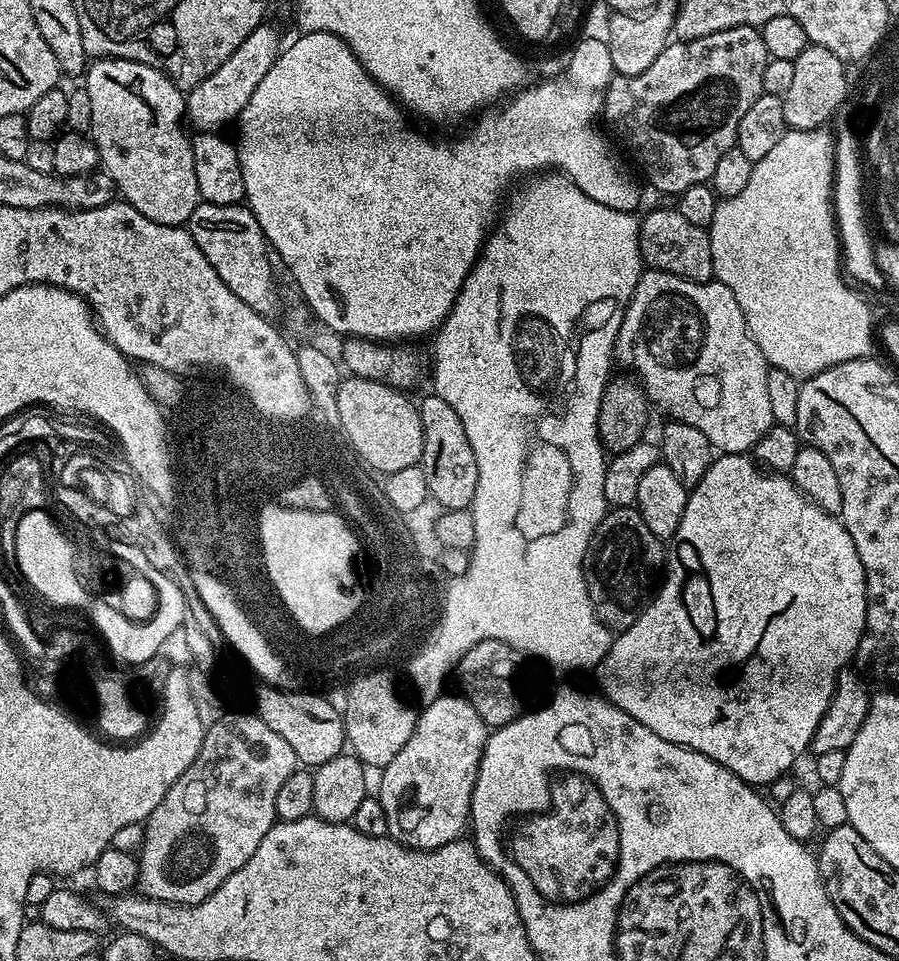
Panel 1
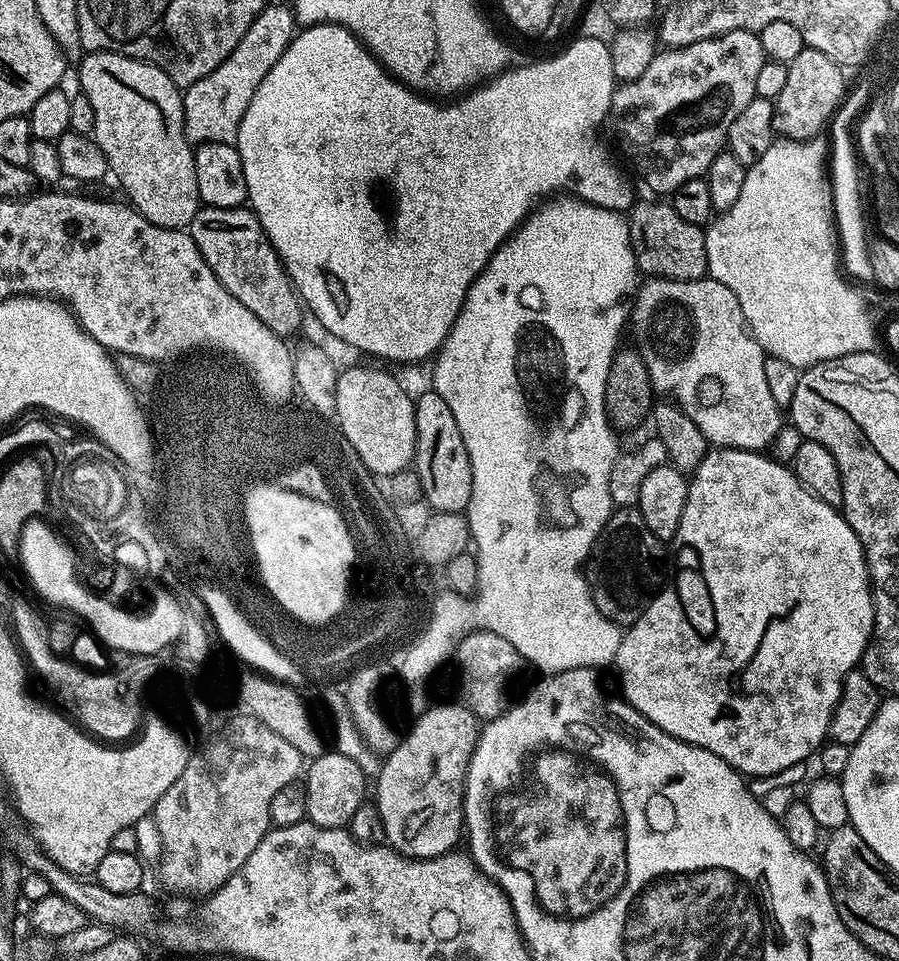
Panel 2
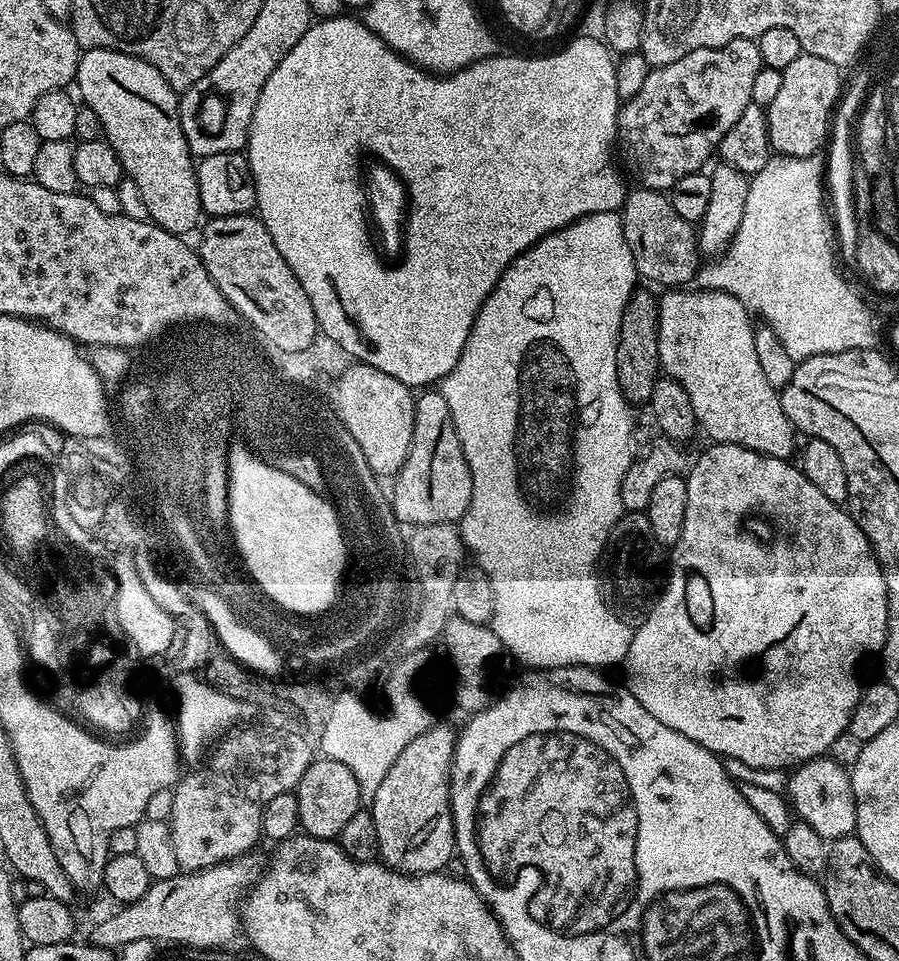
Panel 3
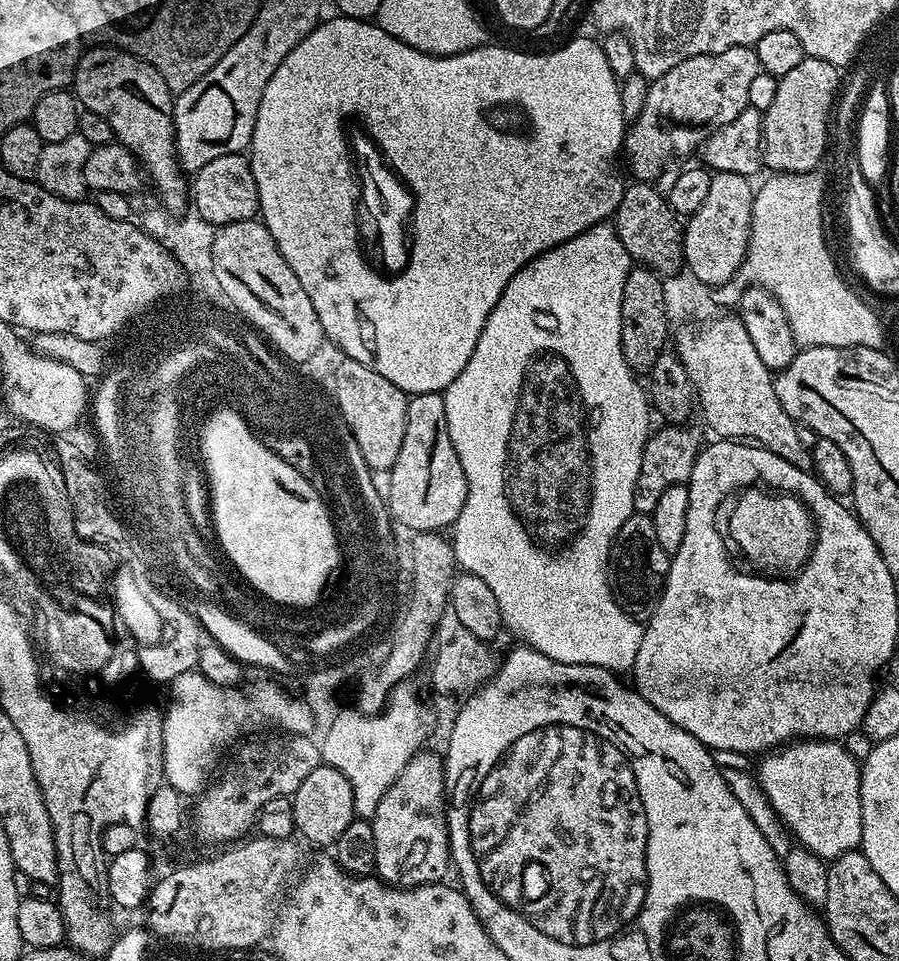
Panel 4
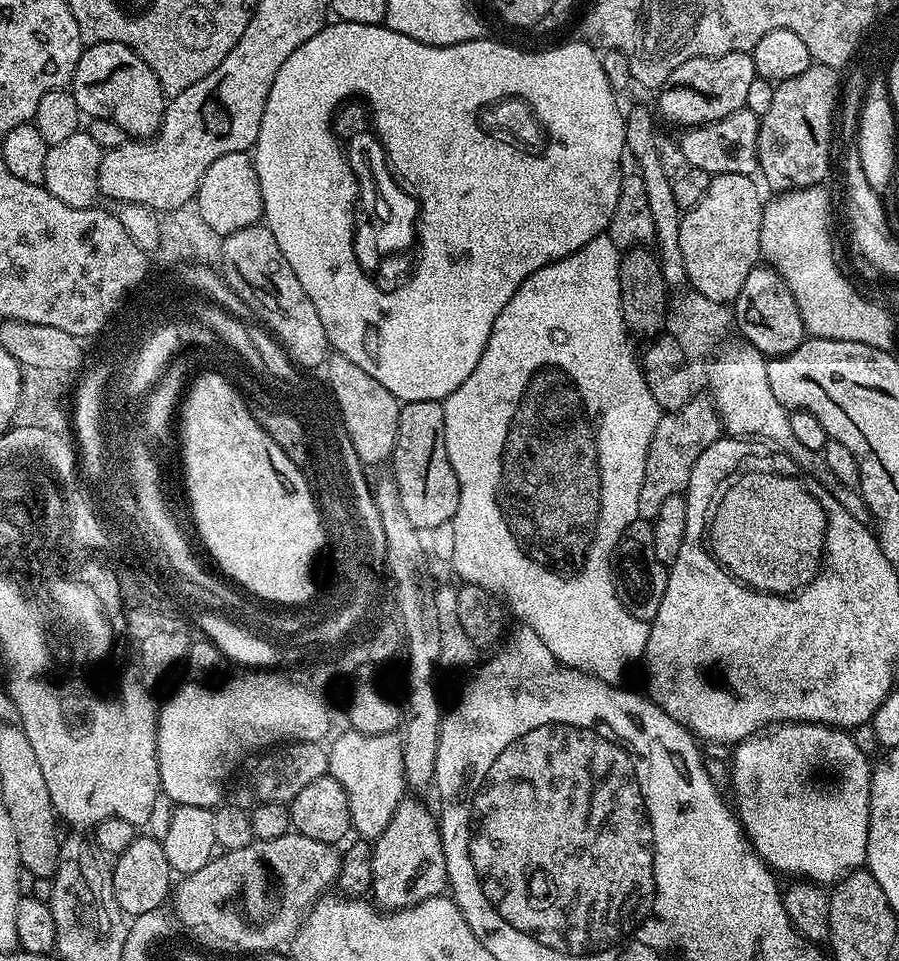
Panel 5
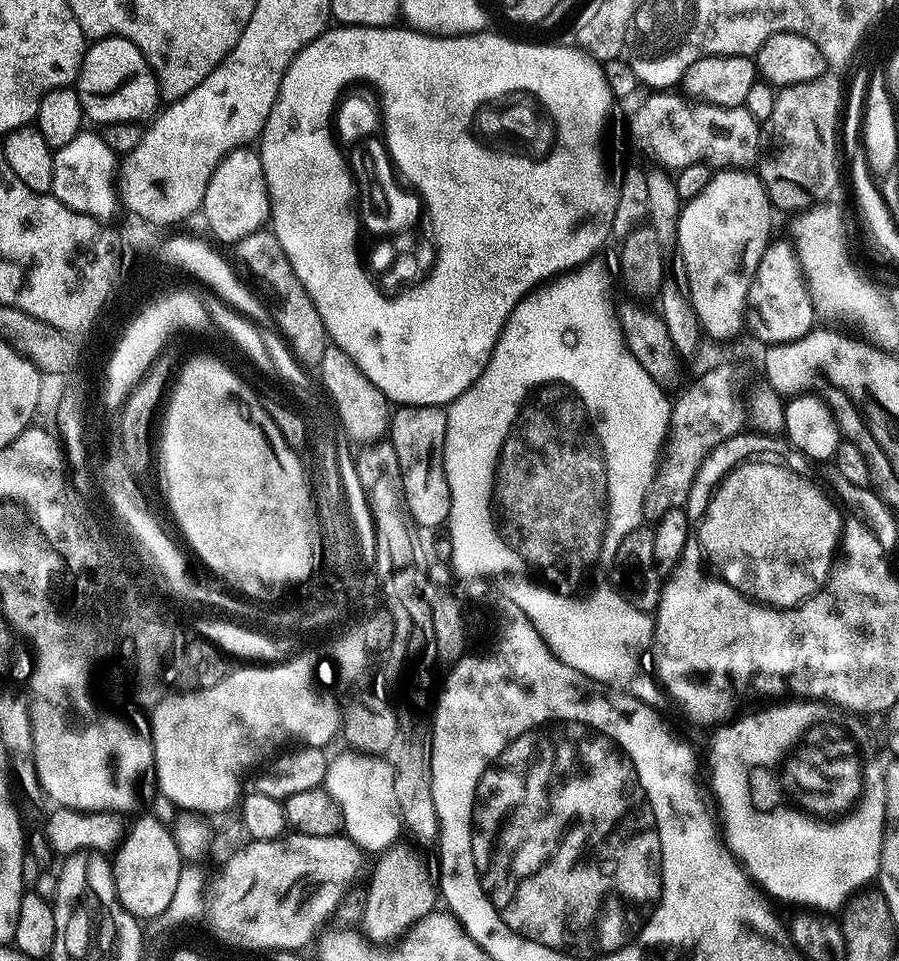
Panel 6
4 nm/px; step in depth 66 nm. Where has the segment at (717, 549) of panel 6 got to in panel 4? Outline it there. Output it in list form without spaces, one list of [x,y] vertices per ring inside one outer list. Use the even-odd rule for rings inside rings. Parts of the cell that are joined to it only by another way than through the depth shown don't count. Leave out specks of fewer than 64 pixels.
[[[753,486],[743,489],[735,500],[736,505],[728,516],[726,532],[731,543],[734,546],[736,544],[751,563],[749,565],[755,571],[771,576],[784,576],[799,571],[812,552],[816,535],[812,515],[799,496],[769,490],[764,486]]]

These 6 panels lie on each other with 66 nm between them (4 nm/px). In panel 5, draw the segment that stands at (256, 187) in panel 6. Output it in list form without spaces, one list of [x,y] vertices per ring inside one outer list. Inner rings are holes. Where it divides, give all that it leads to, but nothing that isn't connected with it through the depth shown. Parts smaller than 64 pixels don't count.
[[[231,152],[210,162],[210,170],[202,174],[195,200],[203,221],[222,237],[234,234],[251,224],[261,223],[264,203],[262,190],[258,186],[255,159],[248,152]]]

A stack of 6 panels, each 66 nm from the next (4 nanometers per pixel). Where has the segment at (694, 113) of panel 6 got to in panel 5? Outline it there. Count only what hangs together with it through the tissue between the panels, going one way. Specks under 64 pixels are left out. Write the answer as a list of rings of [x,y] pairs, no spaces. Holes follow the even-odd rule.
[[[739,108],[721,120],[714,120],[710,124],[689,127],[680,136],[680,152],[684,155],[684,164],[706,170],[713,176],[722,174],[742,174],[755,177],[760,159],[758,158],[758,130],[760,117],[752,113],[749,108]]]

